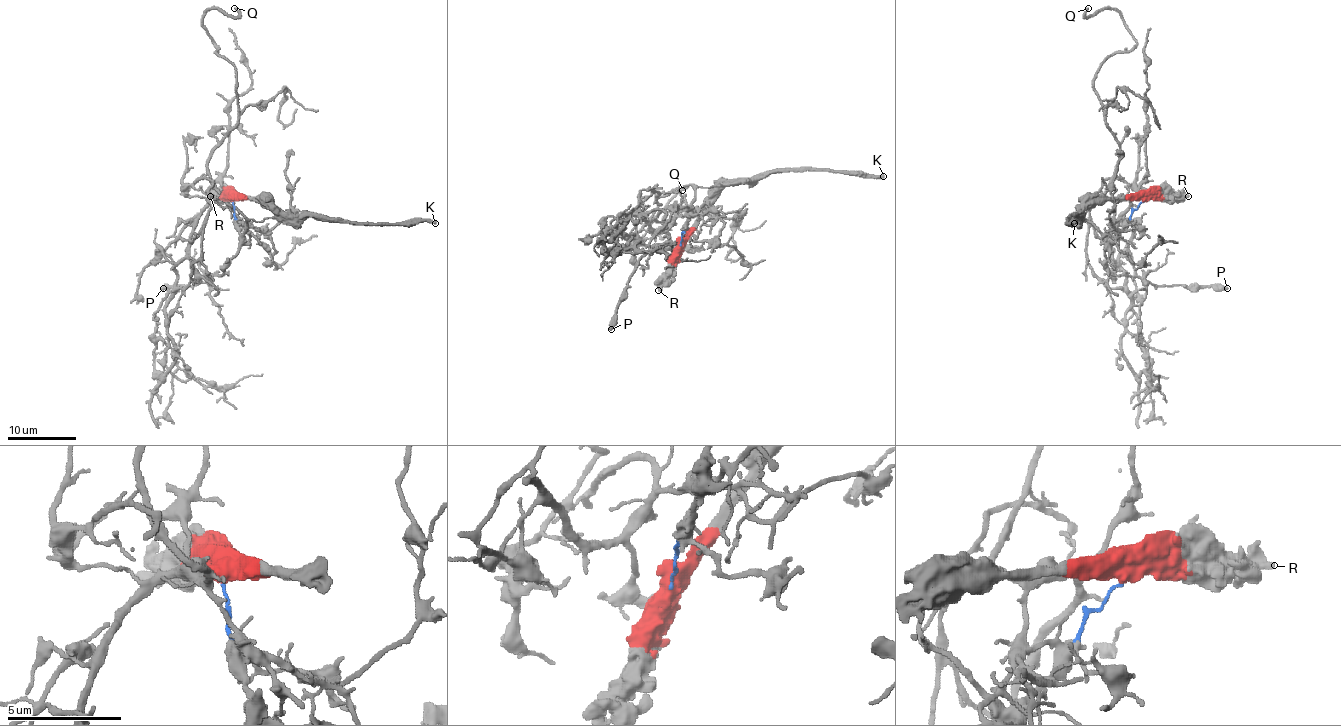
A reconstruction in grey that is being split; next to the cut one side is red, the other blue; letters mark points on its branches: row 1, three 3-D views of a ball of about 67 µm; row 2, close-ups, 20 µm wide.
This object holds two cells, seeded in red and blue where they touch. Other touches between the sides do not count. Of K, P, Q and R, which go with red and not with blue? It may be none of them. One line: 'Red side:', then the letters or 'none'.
Red side: K, R

